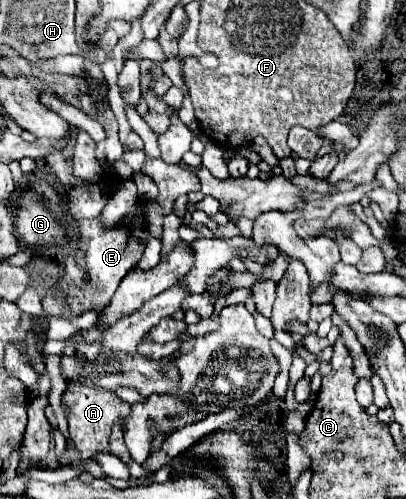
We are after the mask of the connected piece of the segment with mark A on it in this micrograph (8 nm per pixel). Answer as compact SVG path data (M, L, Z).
M71 382L67 384L67 392L63 396L65 404L71 408L69 414L69 434L75 442L81 458L86 459L86 447L109 448L109 438L113 432L113 426L119 424L125 430L127 416L131 412L131 406L115 396L115 392L105 390L101 386L91 386L83 382Z

